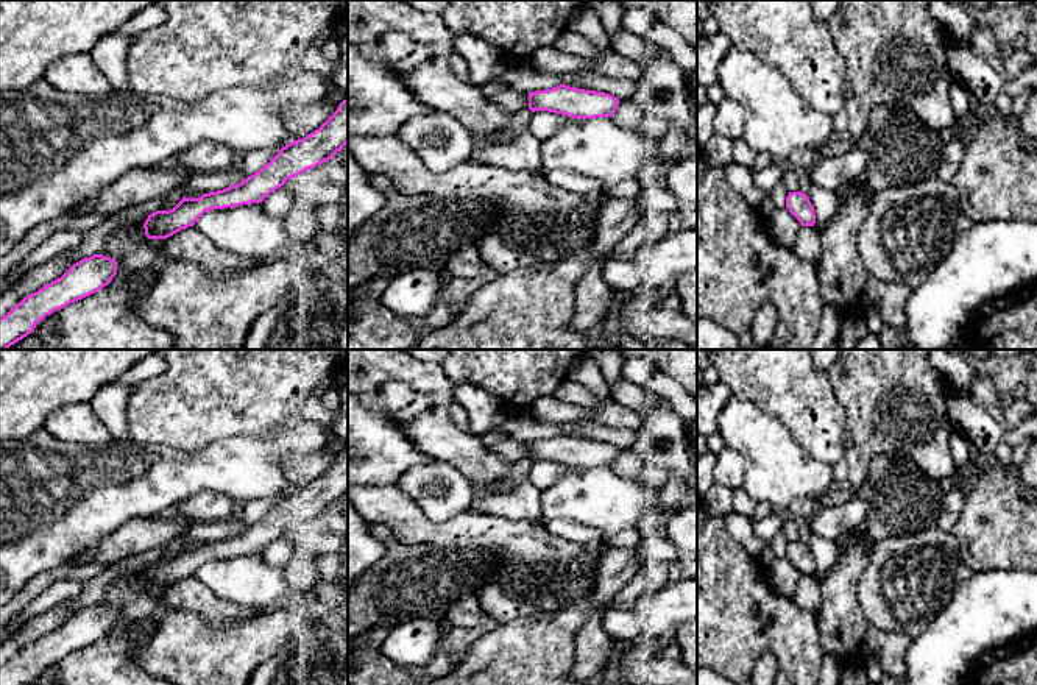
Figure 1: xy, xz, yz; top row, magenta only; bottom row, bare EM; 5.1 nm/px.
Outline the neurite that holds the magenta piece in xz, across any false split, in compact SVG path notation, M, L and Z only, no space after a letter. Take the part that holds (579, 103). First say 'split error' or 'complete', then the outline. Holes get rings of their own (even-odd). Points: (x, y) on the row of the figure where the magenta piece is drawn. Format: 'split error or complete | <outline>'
complete | M560 84L552 89L529 94L529 109L549 111L574 119L611 117L619 98L596 91L585 91Z

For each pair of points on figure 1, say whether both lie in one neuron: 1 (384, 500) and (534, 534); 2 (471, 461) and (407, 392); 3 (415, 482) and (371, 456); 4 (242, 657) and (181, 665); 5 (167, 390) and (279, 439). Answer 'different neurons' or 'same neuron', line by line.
1: same neuron
2: same neuron
3: different neurons
4: same neuron
5: different neurons

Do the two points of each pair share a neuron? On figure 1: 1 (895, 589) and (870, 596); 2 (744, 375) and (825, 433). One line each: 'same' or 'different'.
1: same
2: same

